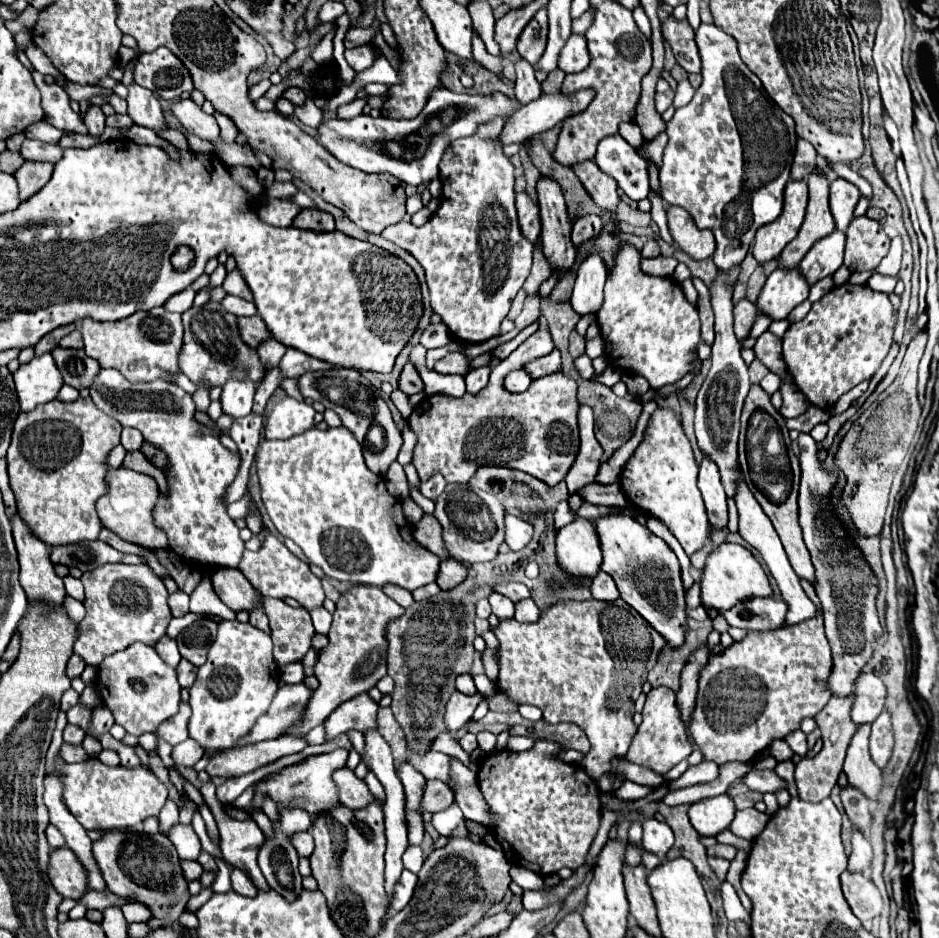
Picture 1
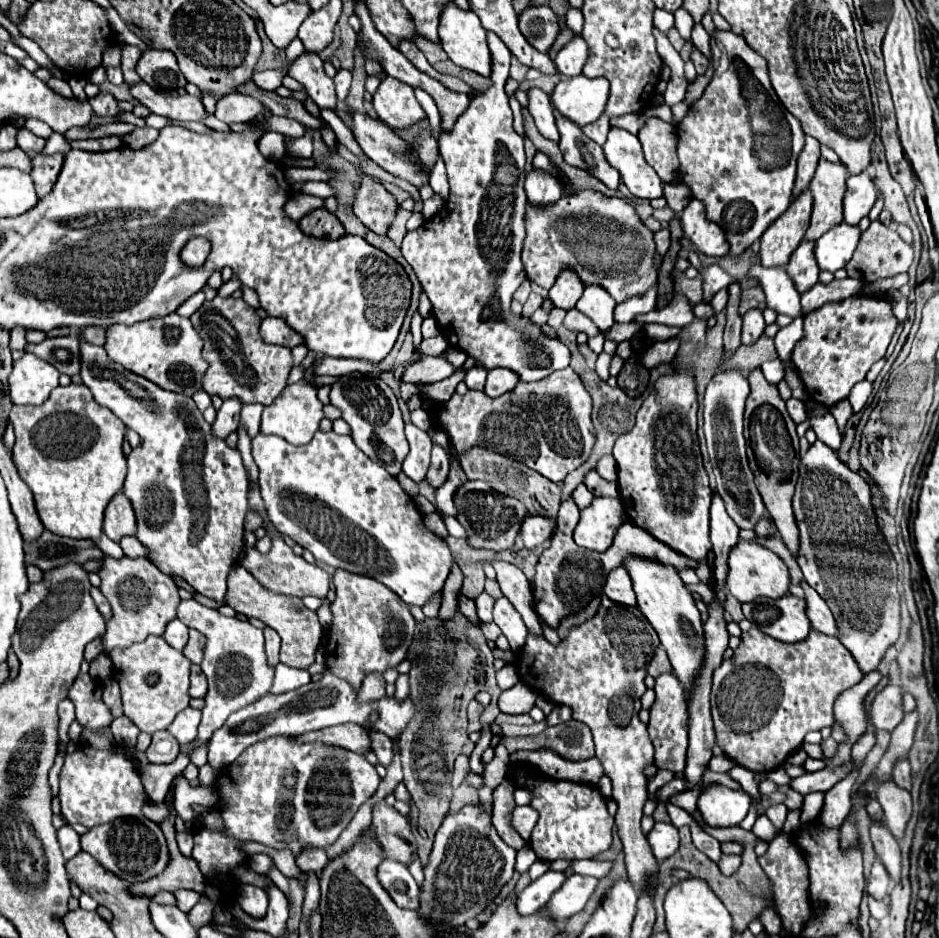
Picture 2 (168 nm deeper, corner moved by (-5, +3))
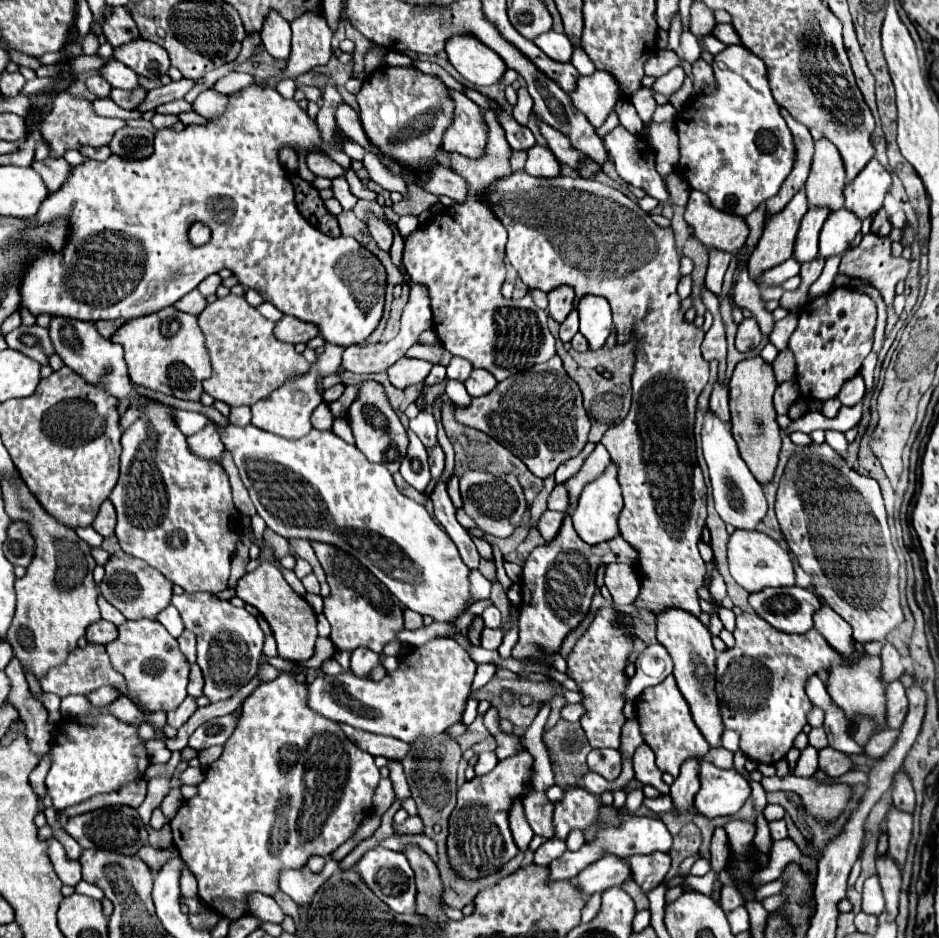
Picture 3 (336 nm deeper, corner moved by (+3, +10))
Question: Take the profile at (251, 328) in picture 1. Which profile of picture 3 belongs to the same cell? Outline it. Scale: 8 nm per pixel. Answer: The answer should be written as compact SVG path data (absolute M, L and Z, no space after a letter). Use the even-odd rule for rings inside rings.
M283 316L283 320L279 320L275 324L275 336L281 342L291 342L291 344L303 342L303 344L307 344L317 334L319 334L319 330L315 330L315 326L301 322L297 318L291 318L291 316Z

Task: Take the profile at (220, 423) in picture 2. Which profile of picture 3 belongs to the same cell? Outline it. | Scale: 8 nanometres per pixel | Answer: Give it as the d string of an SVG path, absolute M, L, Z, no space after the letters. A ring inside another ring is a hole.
M207 426L205 430L193 434L187 438L187 446L191 450L191 454L203 458L203 460L213 460L213 462L223 462L223 444L221 438L215 430L215 426Z

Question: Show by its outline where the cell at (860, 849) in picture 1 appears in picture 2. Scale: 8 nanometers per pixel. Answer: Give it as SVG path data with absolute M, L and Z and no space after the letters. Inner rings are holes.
M875 859L871 865L869 879L867 879L867 891L875 899L883 899L889 891L889 873L883 869L883 863L879 859Z

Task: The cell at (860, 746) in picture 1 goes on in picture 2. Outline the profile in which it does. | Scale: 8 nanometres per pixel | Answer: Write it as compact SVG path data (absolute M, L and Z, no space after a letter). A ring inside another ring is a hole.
M875 781L875 799L883 807L883 823L889 831L901 839L903 829L911 817L911 795L905 789L899 789L895 781Z

